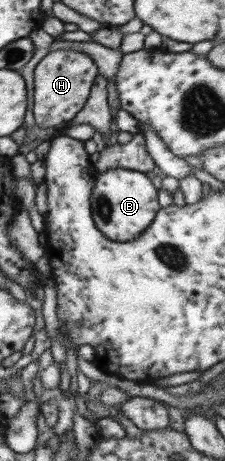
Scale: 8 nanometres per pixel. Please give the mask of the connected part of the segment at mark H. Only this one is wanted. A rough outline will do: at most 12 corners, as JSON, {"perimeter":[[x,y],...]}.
{"perimeter":[[49,51],[34,69],[40,129],[63,129],[99,71],[86,52]]}

